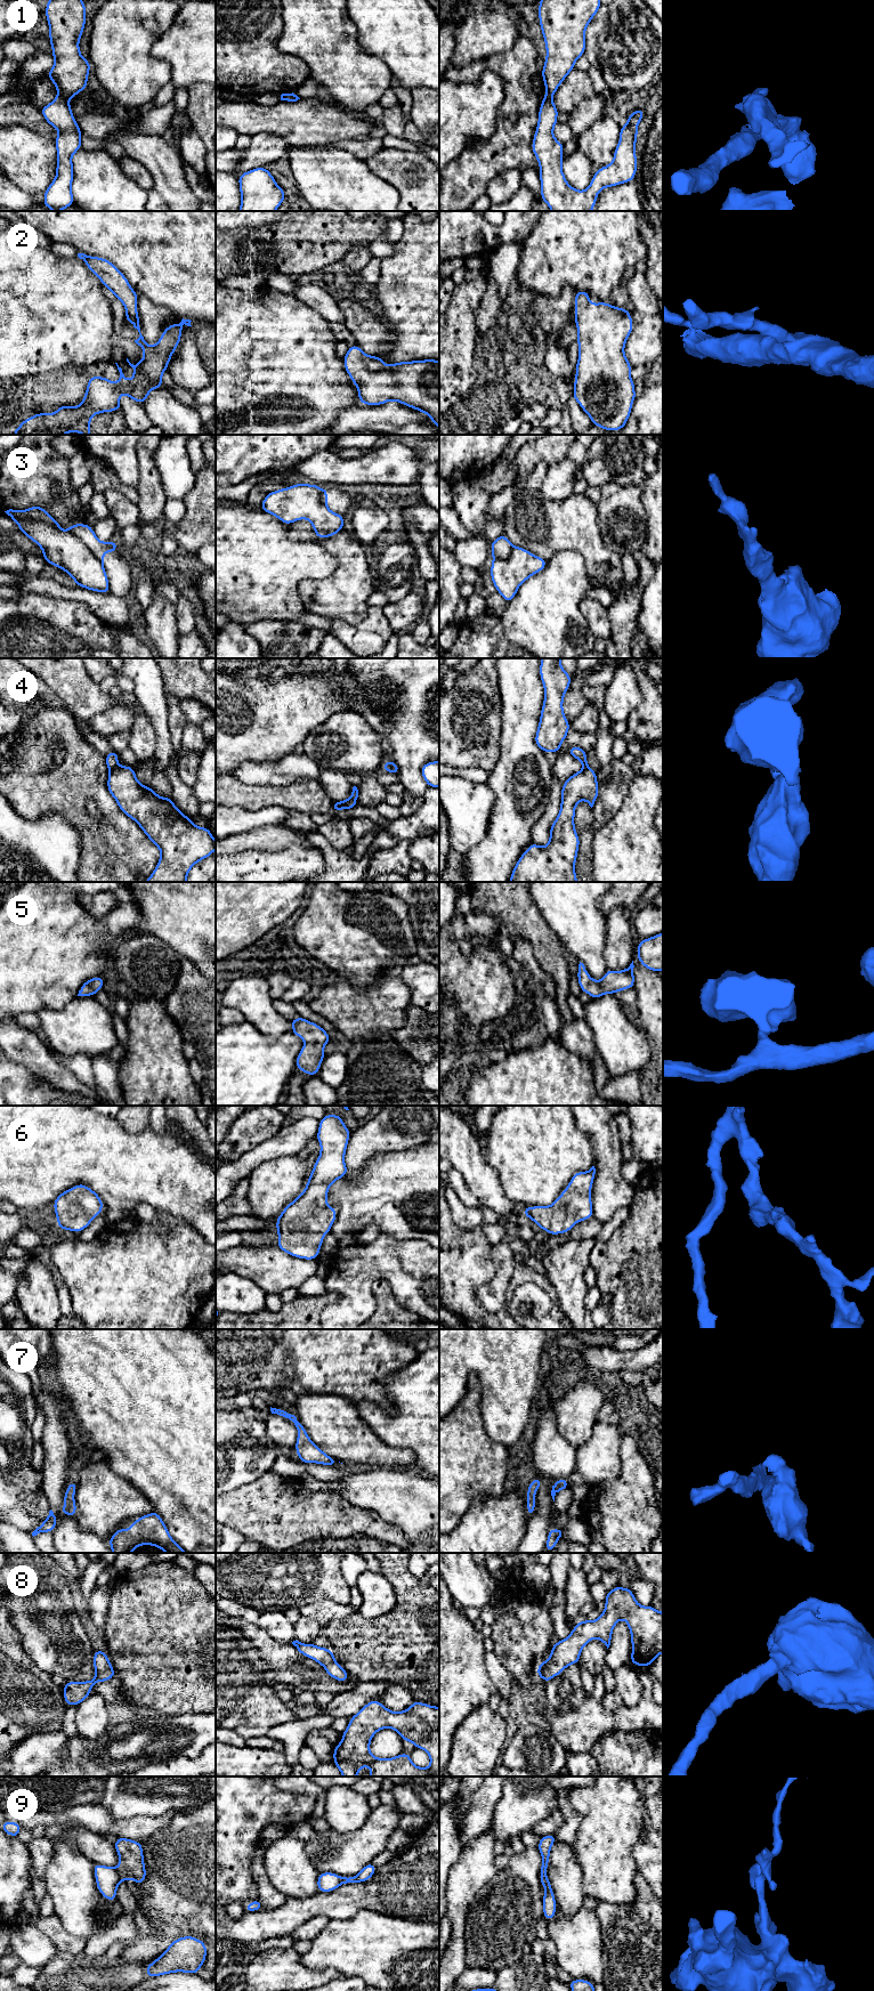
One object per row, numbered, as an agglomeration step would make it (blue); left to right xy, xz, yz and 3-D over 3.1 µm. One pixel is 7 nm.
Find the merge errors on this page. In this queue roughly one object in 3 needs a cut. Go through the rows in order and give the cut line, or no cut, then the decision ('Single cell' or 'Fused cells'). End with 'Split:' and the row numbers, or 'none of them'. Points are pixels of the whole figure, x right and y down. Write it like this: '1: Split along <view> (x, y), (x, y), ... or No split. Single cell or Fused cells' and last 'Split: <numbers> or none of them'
1: Split along xy (58, 91), (67, 98). Fused cells
2: No split. Single cell
3: Split along xy (11, 517), (42, 520), (58, 528). Fused cells
4: Split along xy (118, 766), (110, 770). Fused cells
5: No split. Single cell
6: No split. Single cell
7: No split. Single cell
8: No split. Single cell
9: Split along xy (114, 1869), (120, 1879). Fused cells
Split: 1, 3, 4, 9

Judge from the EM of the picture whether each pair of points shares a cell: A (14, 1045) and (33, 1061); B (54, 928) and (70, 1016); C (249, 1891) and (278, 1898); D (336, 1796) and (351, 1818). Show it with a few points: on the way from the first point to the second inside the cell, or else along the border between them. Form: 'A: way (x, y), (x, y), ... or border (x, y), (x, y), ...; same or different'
A: way (18, 1046), (29, 1057); same
B: border (77, 995), (59, 1008), (41, 1009); different
C: border (250, 1867), (258, 1898); different
D: way (341, 1802), (348, 1812); same

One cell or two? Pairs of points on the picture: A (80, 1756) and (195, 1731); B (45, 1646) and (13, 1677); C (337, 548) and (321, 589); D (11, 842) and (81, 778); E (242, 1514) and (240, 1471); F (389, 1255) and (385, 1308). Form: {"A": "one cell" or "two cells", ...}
{"A": "one cell", "B": "two cells", "C": "one cell", "D": "two cells", "E": "two cells", "F": "two cells"}

